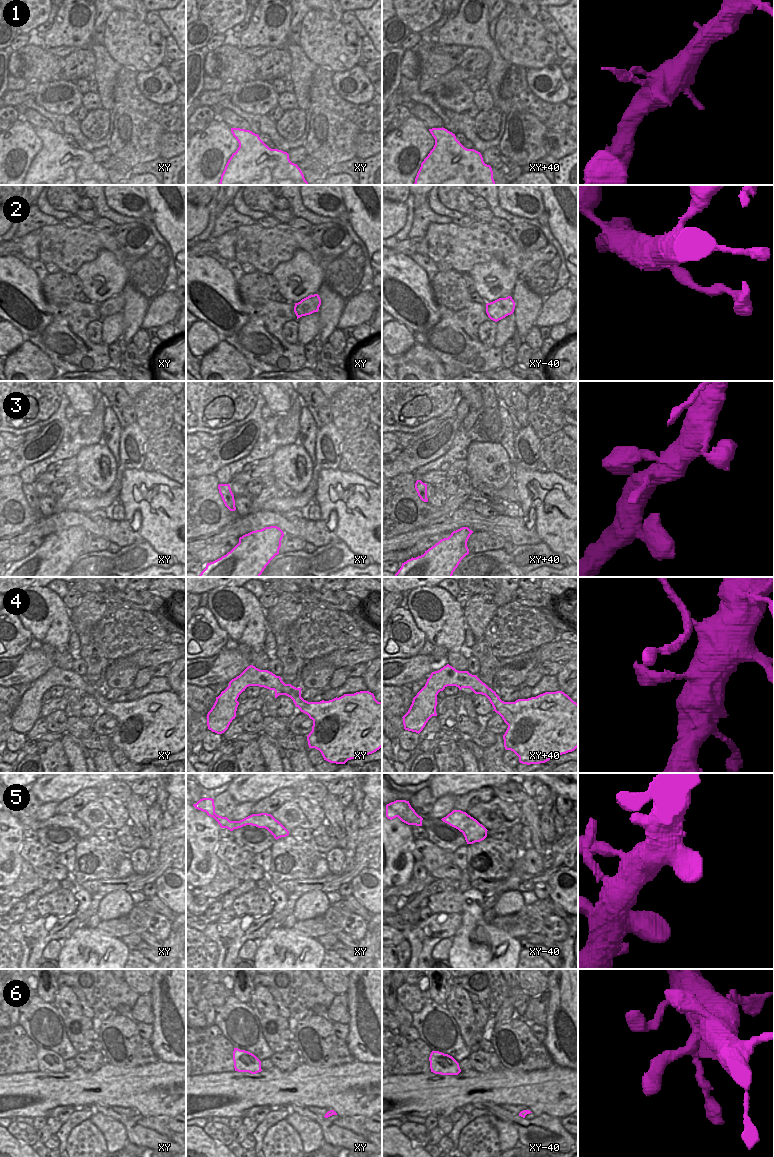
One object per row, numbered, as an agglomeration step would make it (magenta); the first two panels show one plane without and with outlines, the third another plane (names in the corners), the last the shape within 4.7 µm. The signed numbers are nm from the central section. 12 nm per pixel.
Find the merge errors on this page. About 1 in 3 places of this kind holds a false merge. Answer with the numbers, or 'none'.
2

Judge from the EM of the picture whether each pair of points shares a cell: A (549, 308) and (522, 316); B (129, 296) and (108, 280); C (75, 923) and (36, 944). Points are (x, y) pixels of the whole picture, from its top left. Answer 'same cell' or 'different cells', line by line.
A: different cells
B: different cells
C: same cell

